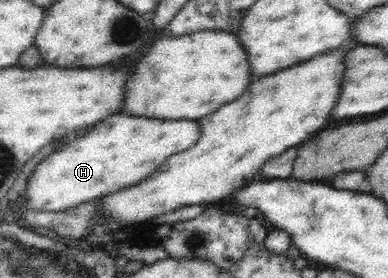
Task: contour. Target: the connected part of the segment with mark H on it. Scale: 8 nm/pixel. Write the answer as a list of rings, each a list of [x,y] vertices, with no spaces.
[[[119,112],[101,119],[97,123],[88,126],[87,133],[83,137],[71,137],[67,146],[57,149],[49,156],[41,160],[26,179],[26,187],[23,190],[23,203],[19,205],[19,211],[23,218],[25,211],[67,211],[71,207],[79,207],[88,201],[101,198],[107,194],[119,191],[123,187],[129,187],[143,181],[147,175],[157,171],[159,165],[173,154],[179,154],[194,147],[199,140],[198,119],[155,119],[132,117]]]

